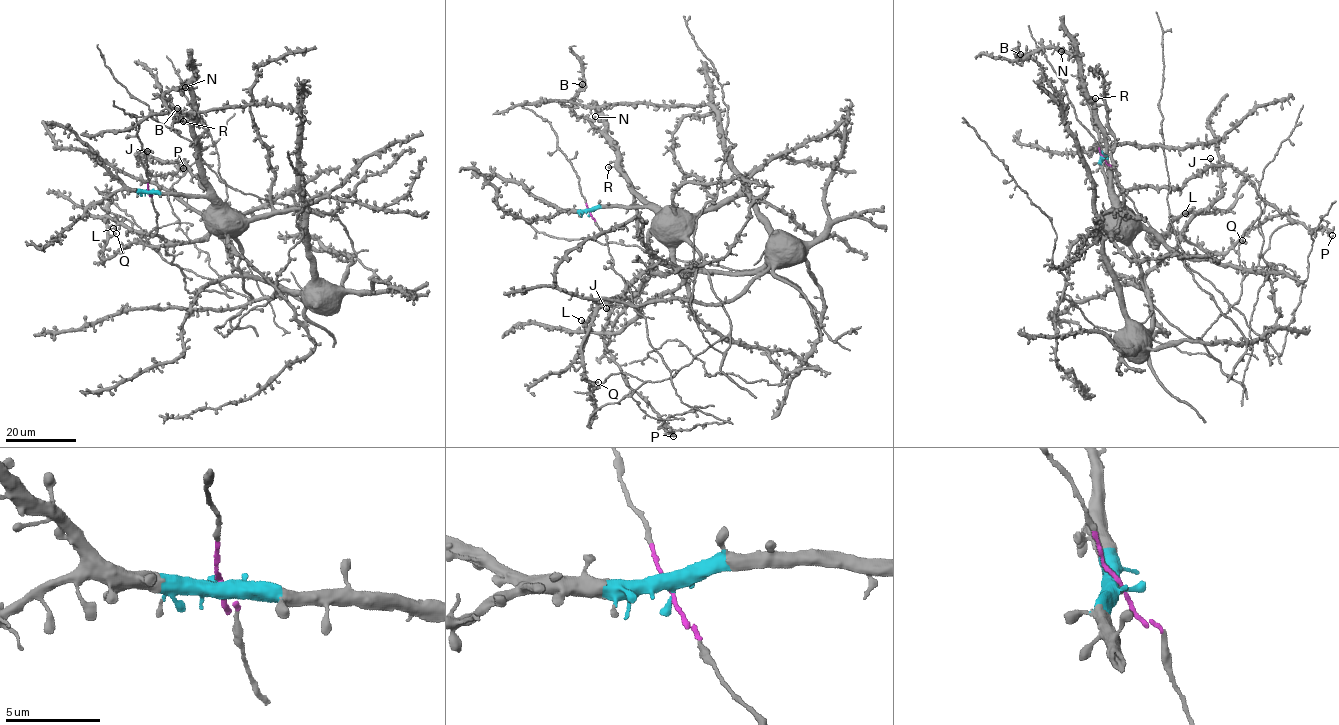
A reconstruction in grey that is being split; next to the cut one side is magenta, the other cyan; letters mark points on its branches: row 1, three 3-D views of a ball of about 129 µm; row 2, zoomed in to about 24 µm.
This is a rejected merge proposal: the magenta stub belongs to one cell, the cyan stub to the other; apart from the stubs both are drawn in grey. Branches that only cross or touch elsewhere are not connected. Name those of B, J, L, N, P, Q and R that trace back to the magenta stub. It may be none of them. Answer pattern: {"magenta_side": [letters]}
{"magenta_side": []}

